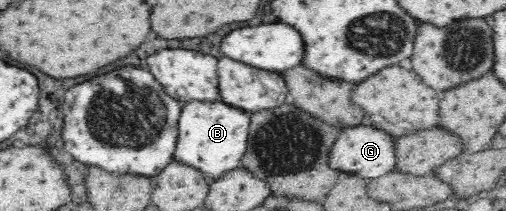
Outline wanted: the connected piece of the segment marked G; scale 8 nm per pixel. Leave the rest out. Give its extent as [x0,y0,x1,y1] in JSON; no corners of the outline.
[329,127,395,180]

